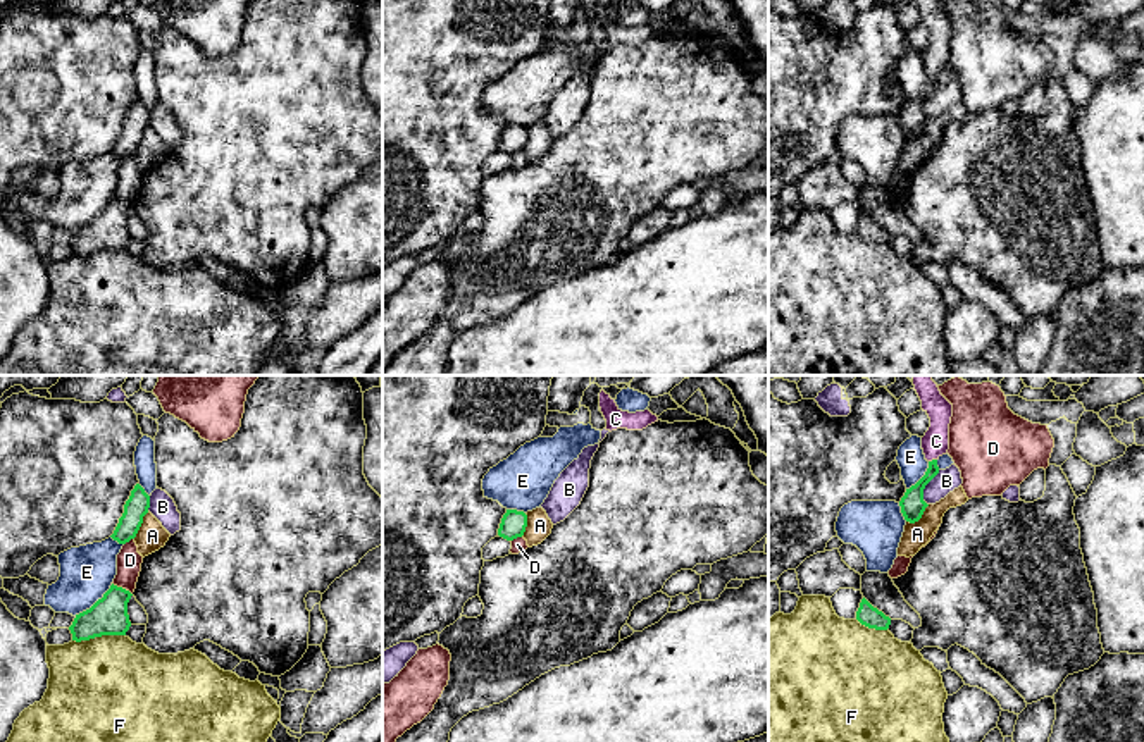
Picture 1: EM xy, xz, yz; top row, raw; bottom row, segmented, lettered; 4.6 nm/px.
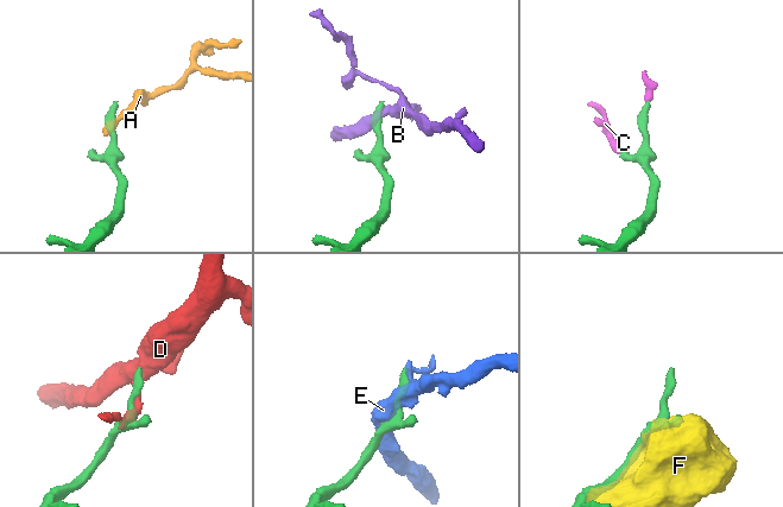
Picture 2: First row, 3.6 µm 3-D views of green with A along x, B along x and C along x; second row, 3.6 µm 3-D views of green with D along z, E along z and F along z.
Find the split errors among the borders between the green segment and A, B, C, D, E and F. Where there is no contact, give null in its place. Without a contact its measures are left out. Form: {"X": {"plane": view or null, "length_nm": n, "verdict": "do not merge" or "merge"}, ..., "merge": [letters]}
{"A": {"plane": "yz", "length_nm": 140, "verdict": "do not merge"}, "B": {"plane": "yz", "length_nm": 180, "verdict": "do not merge"}, "C": {"plane": "yz", "length_nm": 40, "verdict": "merge"}, "D": {"plane": "xy", "length_nm": 110, "verdict": "do not merge"}, "E": {"plane": "xy", "length_nm": 240, "verdict": "do not merge"}, "F": {"plane": "xy", "length_nm": 260, "verdict": "do not merge"}, "merge": ["C"]}

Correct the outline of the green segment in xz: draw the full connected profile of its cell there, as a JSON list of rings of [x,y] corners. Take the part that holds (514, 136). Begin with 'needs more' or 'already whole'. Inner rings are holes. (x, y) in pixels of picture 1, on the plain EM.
already whole | [[[507,124],[498,143],[498,150],[507,155],[513,155],[524,150],[525,141],[527,129],[524,126]]]

